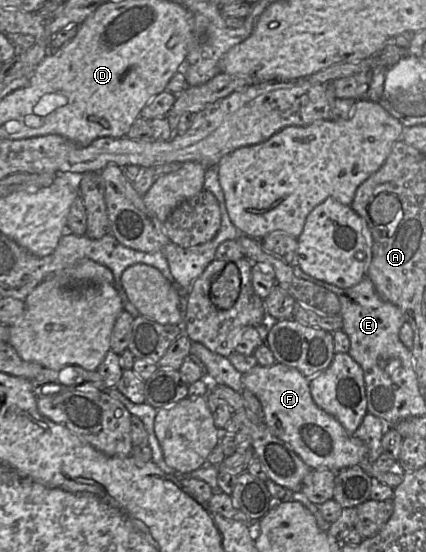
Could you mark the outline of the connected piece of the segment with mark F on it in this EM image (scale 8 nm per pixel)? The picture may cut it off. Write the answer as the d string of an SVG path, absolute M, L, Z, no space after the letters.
M275 362L271 366L257 364L243 374L242 384L261 402L264 422L272 433L284 441L311 469L342 468L357 465L371 478L391 488L398 486L403 474L381 472L368 459L368 448L362 440L350 435L331 415L321 409L313 400L310 392L310 379L296 368Z

